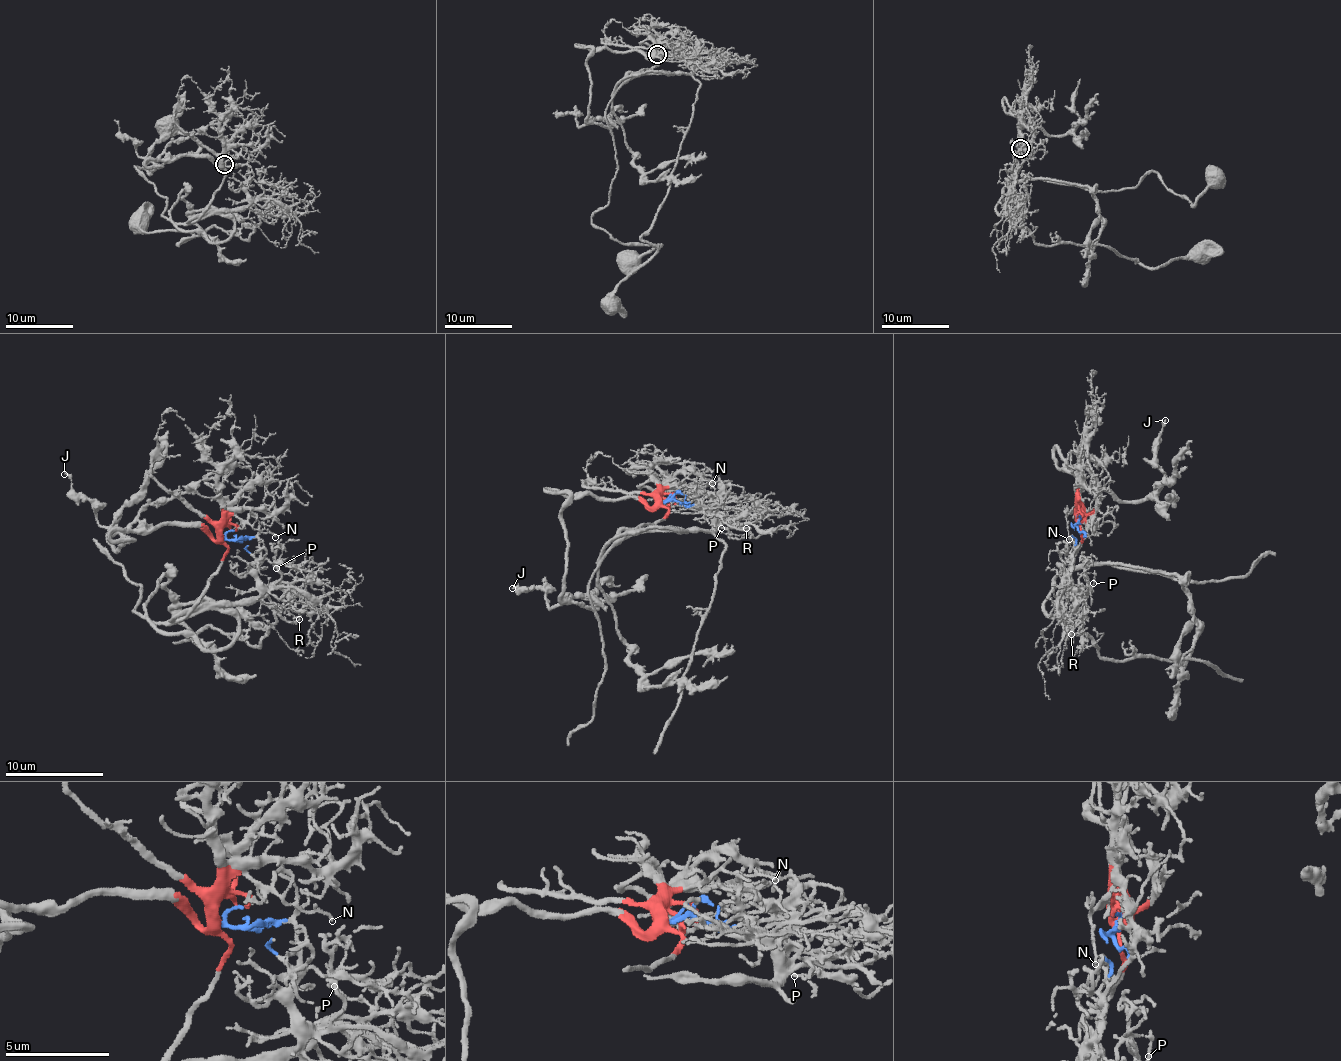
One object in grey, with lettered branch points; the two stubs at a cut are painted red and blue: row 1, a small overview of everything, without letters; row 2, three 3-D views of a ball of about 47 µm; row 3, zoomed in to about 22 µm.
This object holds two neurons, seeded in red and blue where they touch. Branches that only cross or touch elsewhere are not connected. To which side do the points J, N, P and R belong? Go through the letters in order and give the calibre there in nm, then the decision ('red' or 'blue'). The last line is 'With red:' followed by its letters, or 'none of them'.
J: calibre 200 nm; red
N: calibre 110 nm; red
P: calibre 90 nm; blue
R: calibre 120 nm; blue
With red: J, N

